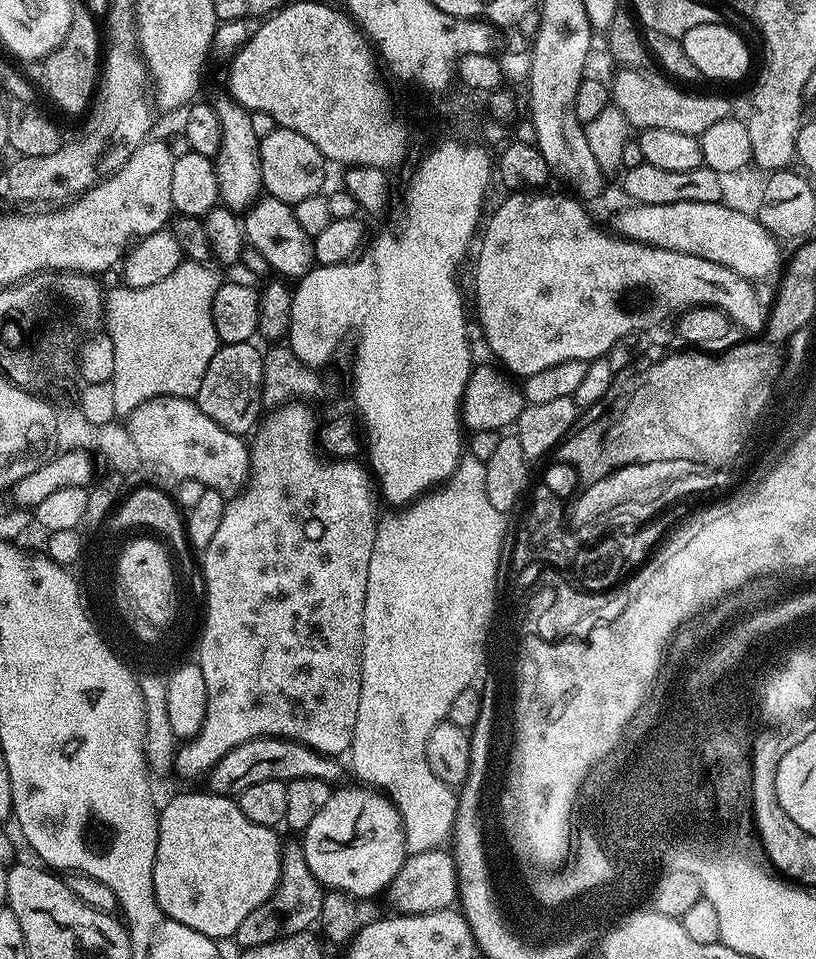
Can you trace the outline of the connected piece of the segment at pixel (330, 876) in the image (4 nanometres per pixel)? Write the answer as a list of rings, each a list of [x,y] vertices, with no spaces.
[[[372,786],[339,788],[302,830],[306,862],[325,889],[346,892],[353,898],[385,891],[406,859],[404,823],[396,805]]]

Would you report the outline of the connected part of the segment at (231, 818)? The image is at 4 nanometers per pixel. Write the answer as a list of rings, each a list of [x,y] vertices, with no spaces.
[[[207,790],[201,792],[184,792],[181,796],[176,796],[168,805],[161,807],[158,812],[160,821],[158,822],[158,850],[154,858],[154,894],[158,906],[174,922],[182,926],[190,926],[190,930],[198,930],[198,934],[206,934],[211,940],[223,941],[223,936],[228,938],[235,937],[238,926],[242,926],[246,914],[261,908],[262,905],[269,903],[272,899],[272,892],[280,884],[280,854],[282,851],[282,840],[276,837],[276,828],[258,826],[242,814],[239,803],[230,796],[213,796]]]

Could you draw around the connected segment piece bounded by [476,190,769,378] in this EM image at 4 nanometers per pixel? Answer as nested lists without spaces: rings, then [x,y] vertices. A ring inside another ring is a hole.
[[[516,190],[497,206],[492,212],[492,217],[487,220],[482,228],[480,240],[480,253],[476,256],[476,316],[480,319],[480,326],[484,330],[484,340],[488,348],[501,360],[499,363],[513,377],[527,378],[538,374],[538,370],[546,370],[555,364],[570,362],[571,360],[596,360],[599,356],[607,356],[614,342],[631,337],[631,332],[644,330],[652,323],[654,318],[671,317],[673,314],[687,312],[690,308],[717,308],[722,310],[738,326],[742,326],[745,334],[760,334],[765,331],[769,309],[763,308],[757,301],[756,285],[753,281],[734,274],[734,270],[726,270],[726,266],[718,266],[718,262],[706,262],[706,258],[694,258],[694,254],[682,254],[665,248],[655,248],[649,244],[640,244],[636,240],[626,240],[619,235],[607,236],[599,232],[592,225],[588,212],[579,199],[571,195],[564,196],[536,196],[540,194],[525,194]],[[628,296],[640,300],[640,304],[624,304]]]

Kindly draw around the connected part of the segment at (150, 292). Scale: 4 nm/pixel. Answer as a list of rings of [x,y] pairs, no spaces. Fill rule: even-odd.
[[[185,258],[177,268],[170,270],[170,274],[166,274],[166,278],[154,282],[154,286],[107,289],[102,324],[113,340],[114,370],[111,383],[117,390],[129,388],[133,405],[159,396],[195,398],[198,394],[198,386],[202,386],[202,374],[206,374],[210,358],[214,358],[221,345],[212,317],[214,294],[218,294],[222,283],[222,277],[215,270],[211,263],[200,264],[197,260]]]

